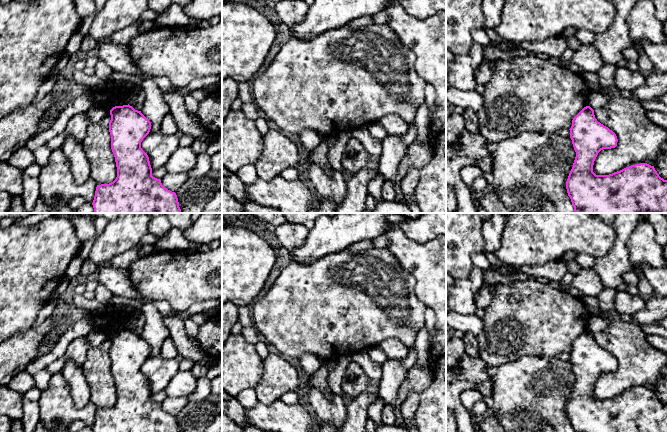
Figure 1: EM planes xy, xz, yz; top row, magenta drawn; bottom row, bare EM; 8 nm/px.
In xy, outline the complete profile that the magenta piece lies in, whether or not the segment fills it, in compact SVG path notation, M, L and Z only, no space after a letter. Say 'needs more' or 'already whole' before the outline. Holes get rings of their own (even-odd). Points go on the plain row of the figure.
already whole | M129 328L113 331L110 339L109 356L117 401L109 408L97 409L93 432L180 432L176 417L152 400L149 381L141 372L141 366L151 353L149 343Z

